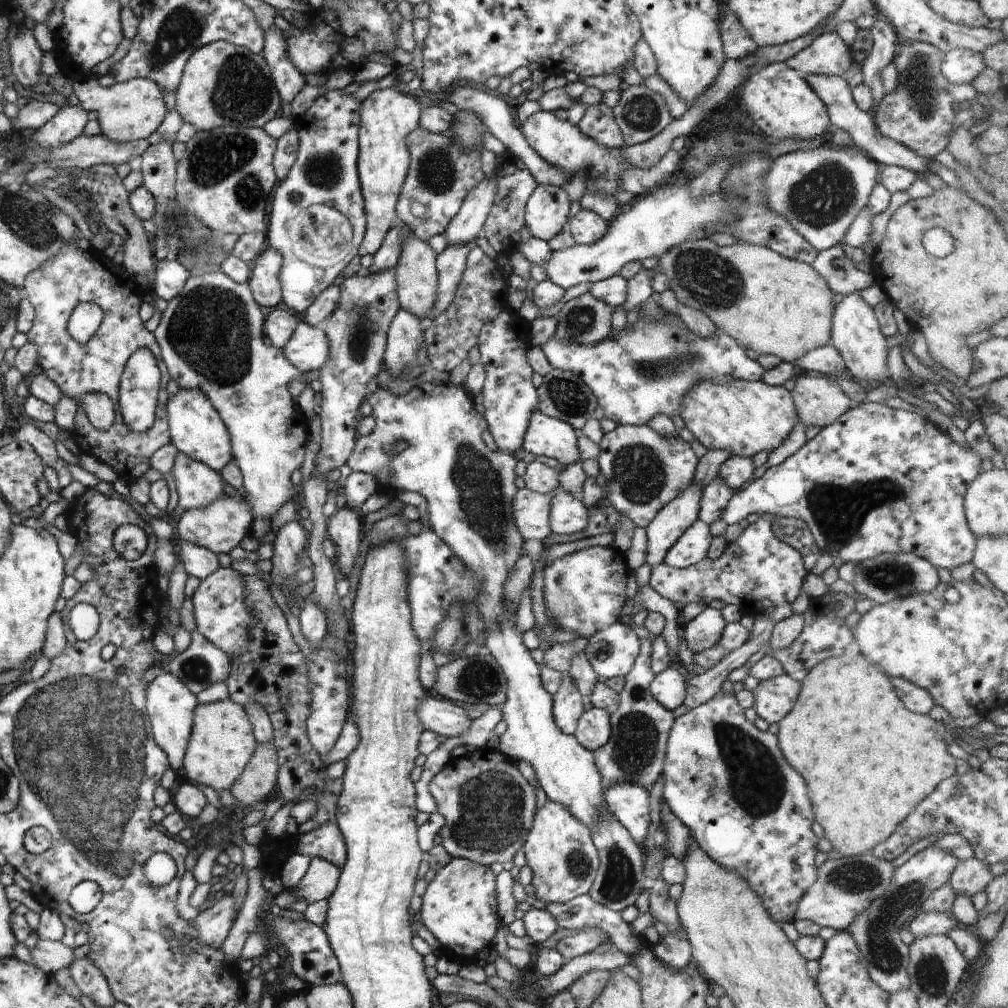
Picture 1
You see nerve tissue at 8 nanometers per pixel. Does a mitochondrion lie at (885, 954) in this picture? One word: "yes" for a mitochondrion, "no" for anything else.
yes

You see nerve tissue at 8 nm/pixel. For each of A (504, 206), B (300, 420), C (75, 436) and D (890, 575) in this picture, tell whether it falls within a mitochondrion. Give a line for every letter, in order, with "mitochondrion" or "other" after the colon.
A: other
B: other
C: other
D: mitochondrion

